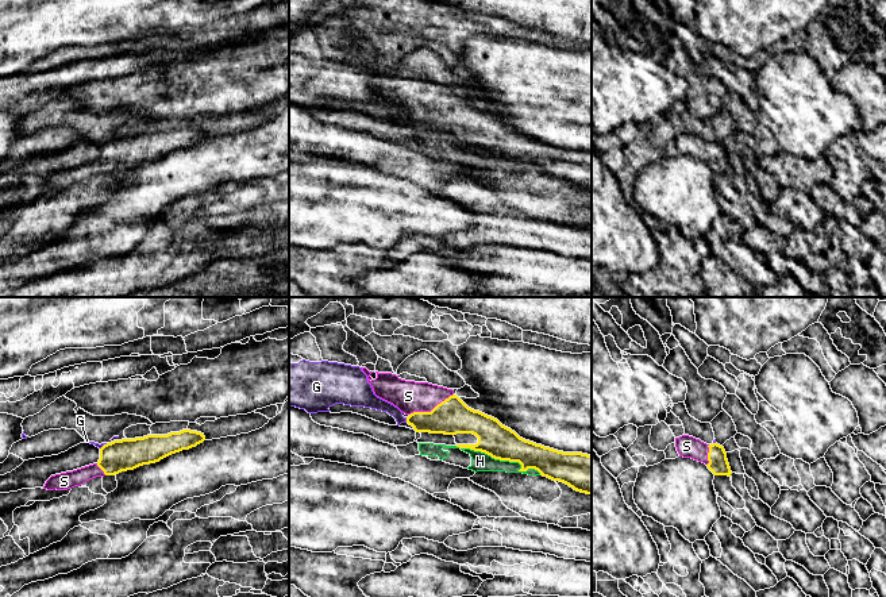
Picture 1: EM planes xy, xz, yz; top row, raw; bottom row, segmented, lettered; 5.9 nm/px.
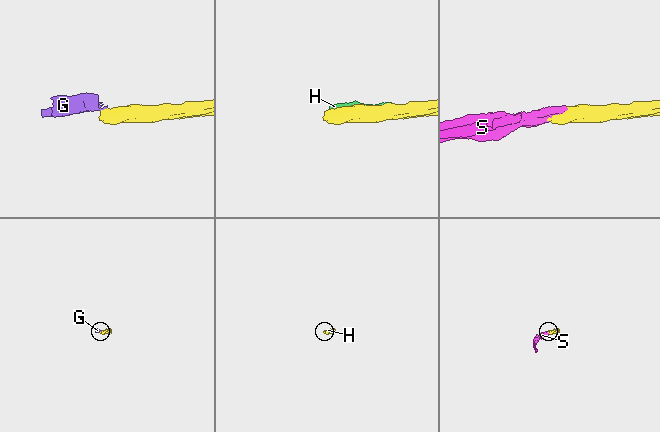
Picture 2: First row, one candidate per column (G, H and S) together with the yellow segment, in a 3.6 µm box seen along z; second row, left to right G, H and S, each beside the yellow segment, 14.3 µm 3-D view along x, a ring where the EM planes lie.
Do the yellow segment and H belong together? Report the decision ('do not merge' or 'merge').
do not merge

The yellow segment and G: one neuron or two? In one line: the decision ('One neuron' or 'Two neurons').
Two neurons

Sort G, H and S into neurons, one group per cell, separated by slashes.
G / H / S

